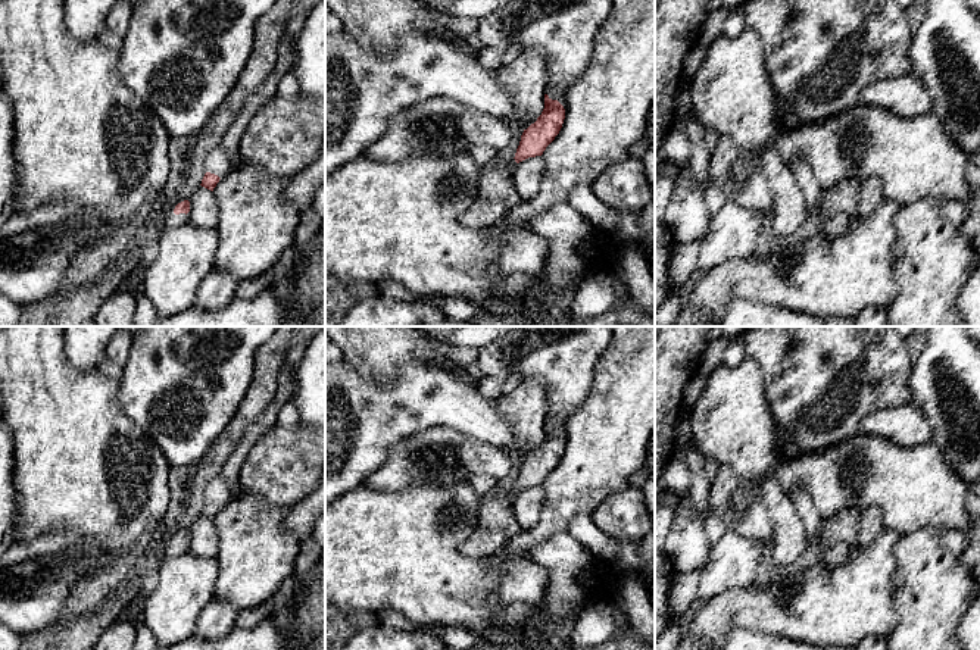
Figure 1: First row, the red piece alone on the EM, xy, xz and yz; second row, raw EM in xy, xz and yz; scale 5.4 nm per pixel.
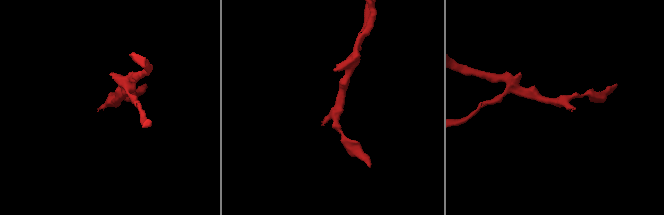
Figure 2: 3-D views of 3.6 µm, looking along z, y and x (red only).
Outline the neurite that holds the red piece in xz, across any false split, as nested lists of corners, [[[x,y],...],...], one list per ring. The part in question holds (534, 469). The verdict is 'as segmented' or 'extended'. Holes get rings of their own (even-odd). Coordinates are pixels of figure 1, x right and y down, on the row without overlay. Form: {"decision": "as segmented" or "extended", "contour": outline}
{"decision": "as segmented", "contour": [[[544,424],[544,438],[537,450],[524,459],[514,487],[515,491],[519,493],[528,487],[542,485],[546,476],[559,463],[564,449],[564,435]]]}

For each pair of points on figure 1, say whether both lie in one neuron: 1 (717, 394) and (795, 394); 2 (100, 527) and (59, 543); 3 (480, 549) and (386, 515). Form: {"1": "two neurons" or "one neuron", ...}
{"1": "two neurons", "2": "two neurons", "3": "two neurons"}

